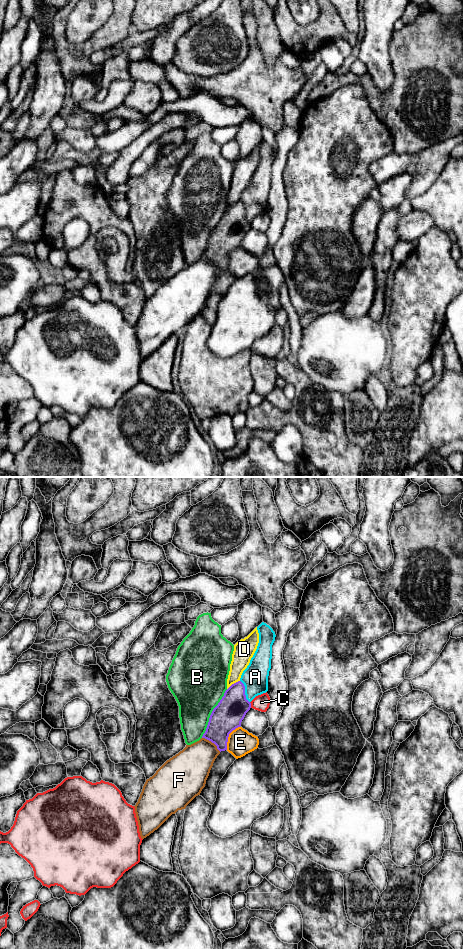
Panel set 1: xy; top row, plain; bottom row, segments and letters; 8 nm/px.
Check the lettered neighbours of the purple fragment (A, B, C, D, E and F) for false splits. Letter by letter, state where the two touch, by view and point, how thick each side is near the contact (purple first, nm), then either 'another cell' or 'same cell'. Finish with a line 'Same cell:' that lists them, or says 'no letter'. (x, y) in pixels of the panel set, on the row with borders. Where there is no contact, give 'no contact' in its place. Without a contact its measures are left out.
A: contact xy (244, 691); calibres 240 and 200 nm; another cell
B: contact xy (211, 713); calibres 240 and 420 nm; another cell
C: contact xy (250, 705); calibres 240 and 130 nm; another cell
D: contact xy (234, 683); calibres 240 and 160 nm; same cell
E: contact xy (228, 736); calibres 240 and 200 nm; another cell
F: contact xy (212, 742); calibres 240 and 300 nm; another cell
Same cell: D

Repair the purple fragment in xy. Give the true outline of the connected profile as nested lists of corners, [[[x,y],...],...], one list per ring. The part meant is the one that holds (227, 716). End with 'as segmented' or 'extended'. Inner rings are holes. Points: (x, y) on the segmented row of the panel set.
[[[257,627],[244,639],[234,645],[230,671],[227,679],[227,690],[213,709],[205,733],[205,738],[221,751],[227,750],[229,734],[241,726],[251,703],[246,699],[245,686],[240,681],[259,643]]] | extended

